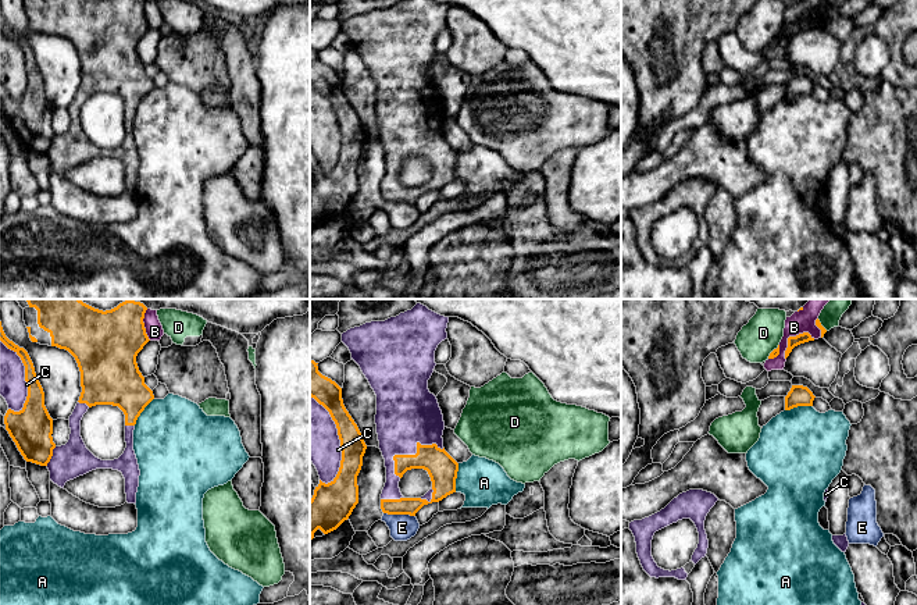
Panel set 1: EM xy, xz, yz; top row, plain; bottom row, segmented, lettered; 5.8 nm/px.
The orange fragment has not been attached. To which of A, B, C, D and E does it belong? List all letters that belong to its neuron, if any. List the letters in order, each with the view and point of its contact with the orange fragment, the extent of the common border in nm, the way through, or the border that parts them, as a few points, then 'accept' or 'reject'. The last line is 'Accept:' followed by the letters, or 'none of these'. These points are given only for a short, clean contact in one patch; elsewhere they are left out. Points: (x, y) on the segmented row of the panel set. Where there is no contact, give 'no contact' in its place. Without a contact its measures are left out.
A: xz (456, 477) | 170 nm | along xz (459, 463), (455, 491) | reject
B: yz (791, 337) | 220 nm | reject
C: xz (339, 438) | 550 nm | accept
D: yz (773, 351) | 110 nm | reject
E: xz (399, 513) | 190 nm | reject
Accept: C

